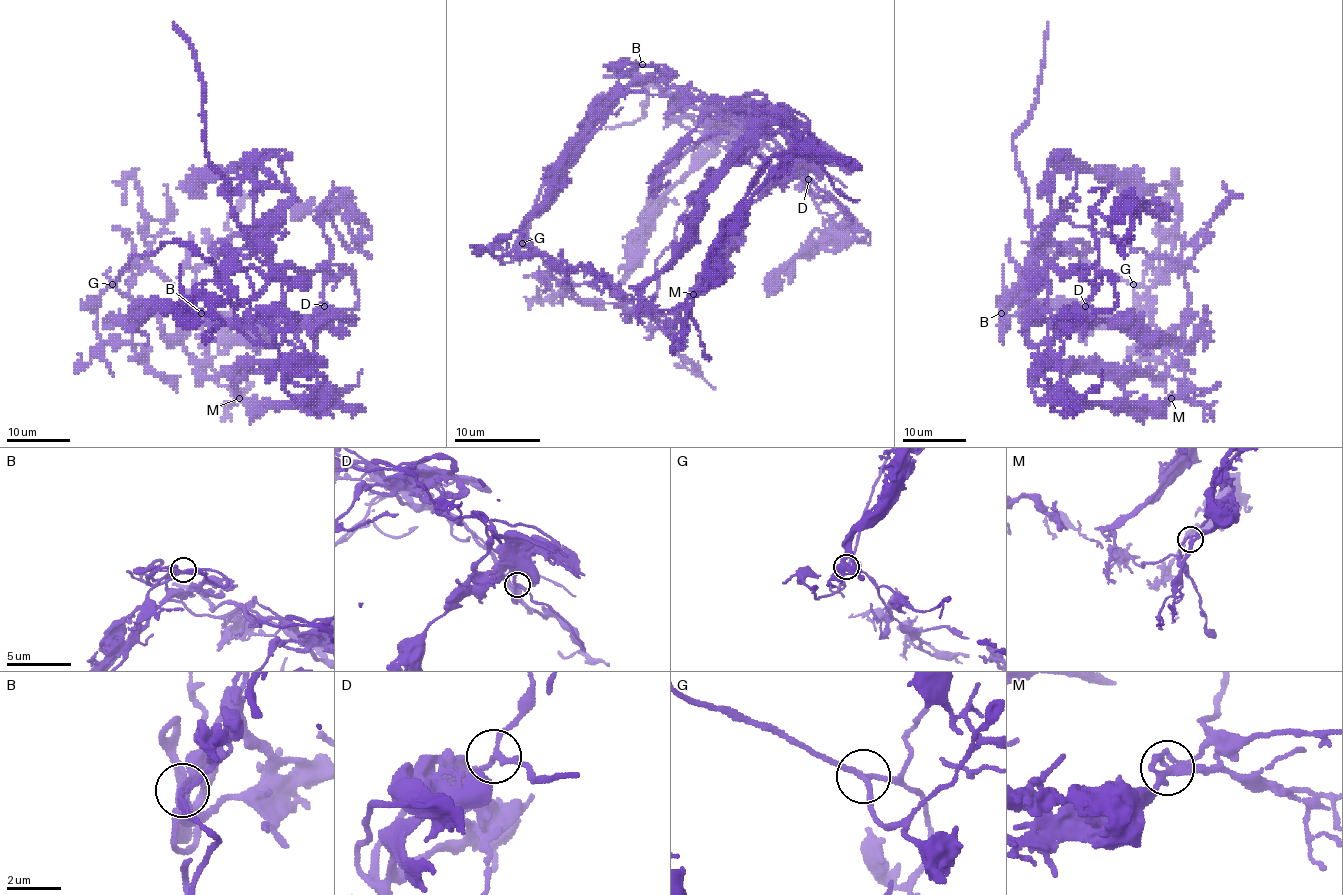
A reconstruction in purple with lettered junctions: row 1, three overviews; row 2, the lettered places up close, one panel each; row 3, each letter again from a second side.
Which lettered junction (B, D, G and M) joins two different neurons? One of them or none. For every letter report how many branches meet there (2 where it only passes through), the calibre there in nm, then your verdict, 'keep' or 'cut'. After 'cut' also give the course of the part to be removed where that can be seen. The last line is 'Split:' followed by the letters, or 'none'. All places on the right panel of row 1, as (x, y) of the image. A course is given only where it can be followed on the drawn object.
B: branches 3; calibre 240 nm; keep
D: branches 3; calibre 180 nm; keep
G: branches 3; calibre 190 nm; keep
M: branches 3; calibre 240 nm; keep
Split: none

